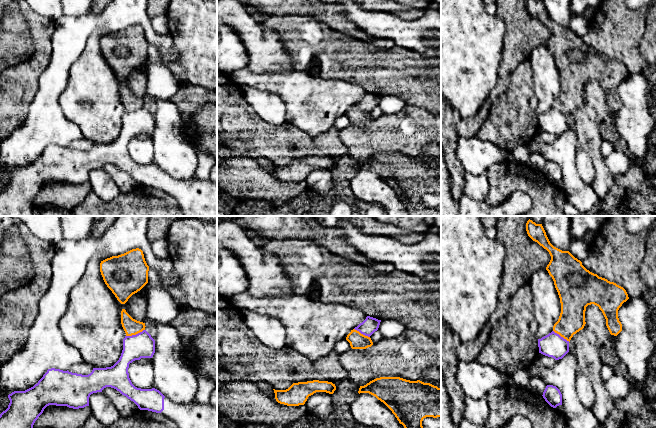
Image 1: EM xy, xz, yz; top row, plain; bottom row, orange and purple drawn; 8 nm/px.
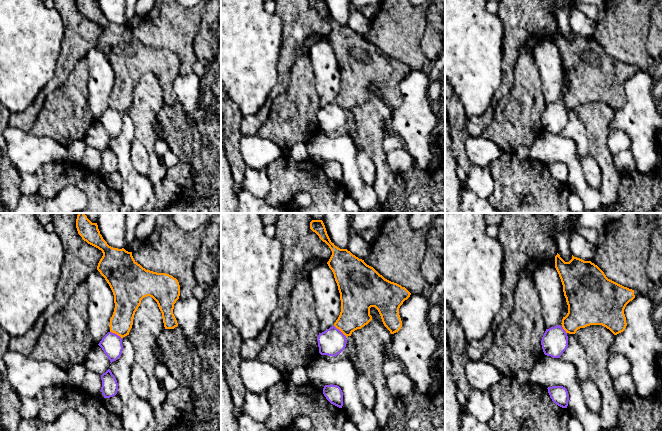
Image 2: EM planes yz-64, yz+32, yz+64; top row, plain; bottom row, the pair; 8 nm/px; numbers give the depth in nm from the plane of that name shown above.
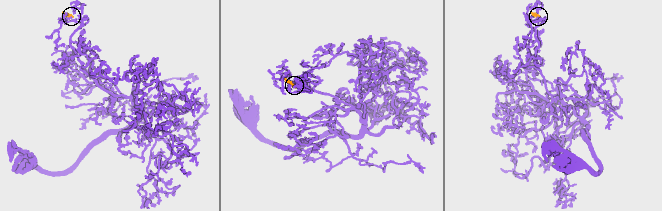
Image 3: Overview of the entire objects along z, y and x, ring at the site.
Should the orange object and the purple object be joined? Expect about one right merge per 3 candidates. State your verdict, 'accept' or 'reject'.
reject

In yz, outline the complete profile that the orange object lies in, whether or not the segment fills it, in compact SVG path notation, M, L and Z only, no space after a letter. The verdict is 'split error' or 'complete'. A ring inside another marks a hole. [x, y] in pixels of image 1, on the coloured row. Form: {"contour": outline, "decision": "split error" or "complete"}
{"contour": "M529 219L526 231L551 256L546 270L554 281L561 303L561 313L553 331L570 342L586 324L586 307L594 304L602 311L610 334L617 336L622 331L618 310L629 299L626 290L587 270L569 251L554 247L542 224Z", "decision": "complete"}

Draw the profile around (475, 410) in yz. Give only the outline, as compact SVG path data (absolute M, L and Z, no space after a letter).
M465 397L463 417L474 424L485 424L488 418L490 408L488 406L487 398L475 399L472 397Z

